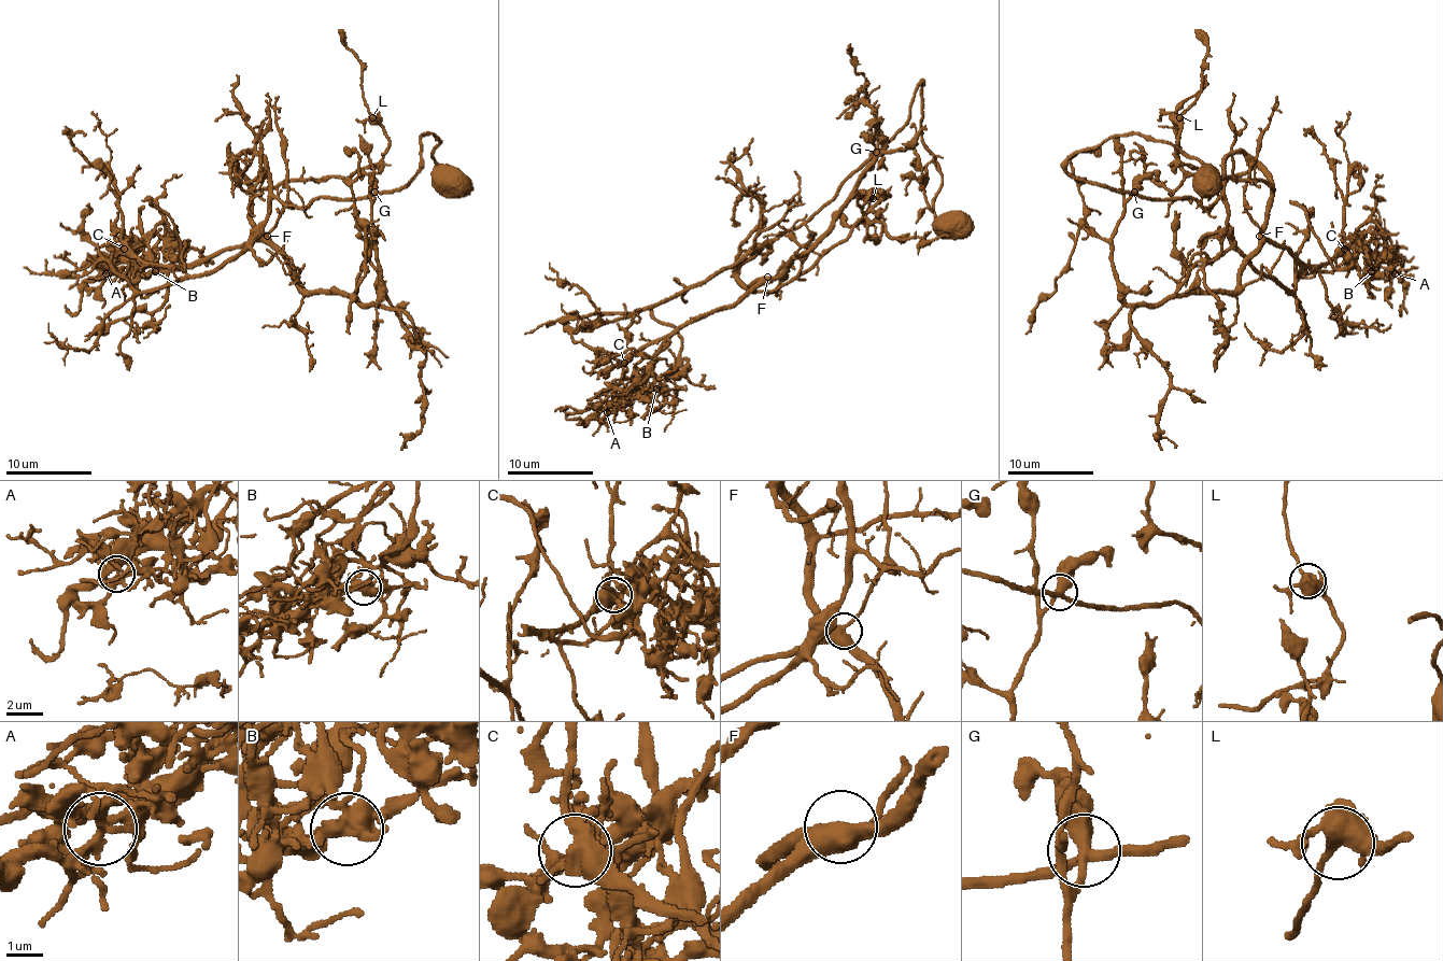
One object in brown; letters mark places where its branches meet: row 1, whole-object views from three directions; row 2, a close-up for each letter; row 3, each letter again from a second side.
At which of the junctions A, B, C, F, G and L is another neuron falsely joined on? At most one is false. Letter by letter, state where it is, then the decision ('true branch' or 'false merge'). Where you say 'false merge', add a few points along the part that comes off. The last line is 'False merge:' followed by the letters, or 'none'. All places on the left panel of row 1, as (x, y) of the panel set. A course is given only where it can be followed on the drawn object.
A: (105, 273) | true branch
B: (155, 271) | true branch
C: (124, 249) | false merge | (123, 248), (121, 252), (129, 256), (155, 234), (179, 267), (181, 243), (174, 225), (149, 201)
F: (267, 236) | true branch
G: (375, 192) | true branch
L: (372, 117) | true branch
False merge: C

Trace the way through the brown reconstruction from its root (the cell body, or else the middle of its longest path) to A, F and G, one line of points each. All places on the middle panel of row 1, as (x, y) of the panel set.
A: (959, 222), (933, 213), (920, 84), (838, 192), (740, 266), (759, 281), (691, 318), (607, 412)
F: (959, 222), (933, 213), (942, 172), (922, 140), (920, 84), (907, 121), (738, 274), (749, 287), (767, 277)
G: (959, 222), (957, 215), (939, 222), (933, 213), (942, 172), (922, 140), (920, 84), (907, 121), (875, 153)

